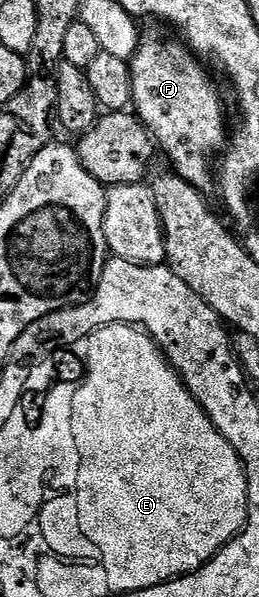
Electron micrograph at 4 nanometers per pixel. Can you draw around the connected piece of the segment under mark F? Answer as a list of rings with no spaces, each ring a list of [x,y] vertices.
[[[151,32],[140,39],[137,50],[135,51],[135,57],[129,61],[131,66],[131,77],[133,78],[133,98],[131,103],[133,105],[133,111],[128,110],[125,112],[107,112],[106,114],[100,115],[99,119],[95,121],[95,124],[88,132],[82,133],[78,137],[79,144],[77,143],[77,151],[79,153],[79,161],[85,166],[85,170],[89,170],[89,174],[93,174],[93,178],[97,178],[100,184],[104,186],[110,186],[112,184],[141,184],[144,183],[148,178],[147,176],[147,167],[151,164],[151,159],[155,156],[155,144],[151,141],[151,134],[155,138],[156,142],[159,143],[159,148],[164,152],[165,155],[171,159],[170,167],[174,169],[178,176],[188,180],[195,188],[198,188],[200,192],[207,194],[216,187],[217,176],[213,171],[213,164],[211,168],[211,159],[216,156],[217,153],[228,143],[229,140],[229,120],[223,117],[223,100],[219,97],[219,92],[217,89],[211,85],[211,76],[206,72],[203,67],[205,67],[204,61],[200,57],[196,56],[186,44],[180,42],[178,39],[175,40],[166,40],[163,36],[158,36],[157,33]]]

